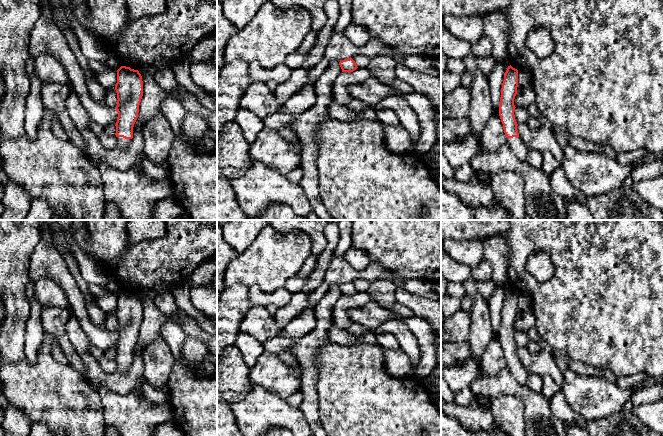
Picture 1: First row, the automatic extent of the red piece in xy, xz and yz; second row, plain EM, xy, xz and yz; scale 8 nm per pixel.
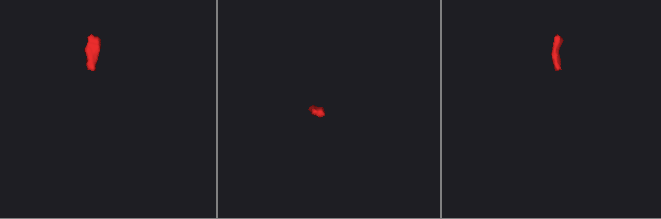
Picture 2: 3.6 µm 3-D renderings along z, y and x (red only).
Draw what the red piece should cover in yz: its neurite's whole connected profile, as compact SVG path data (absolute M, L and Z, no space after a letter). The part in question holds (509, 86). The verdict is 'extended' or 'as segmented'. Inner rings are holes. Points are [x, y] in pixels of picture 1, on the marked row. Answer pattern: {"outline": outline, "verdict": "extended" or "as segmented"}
{"outline": "M511 65L508 66L504 81L501 88L499 116L503 124L503 129L506 137L508 138L507 145L512 149L517 159L521 162L526 161L528 149L517 130L517 122L515 119L514 99L517 94L518 87L518 70Z", "verdict": "extended"}

